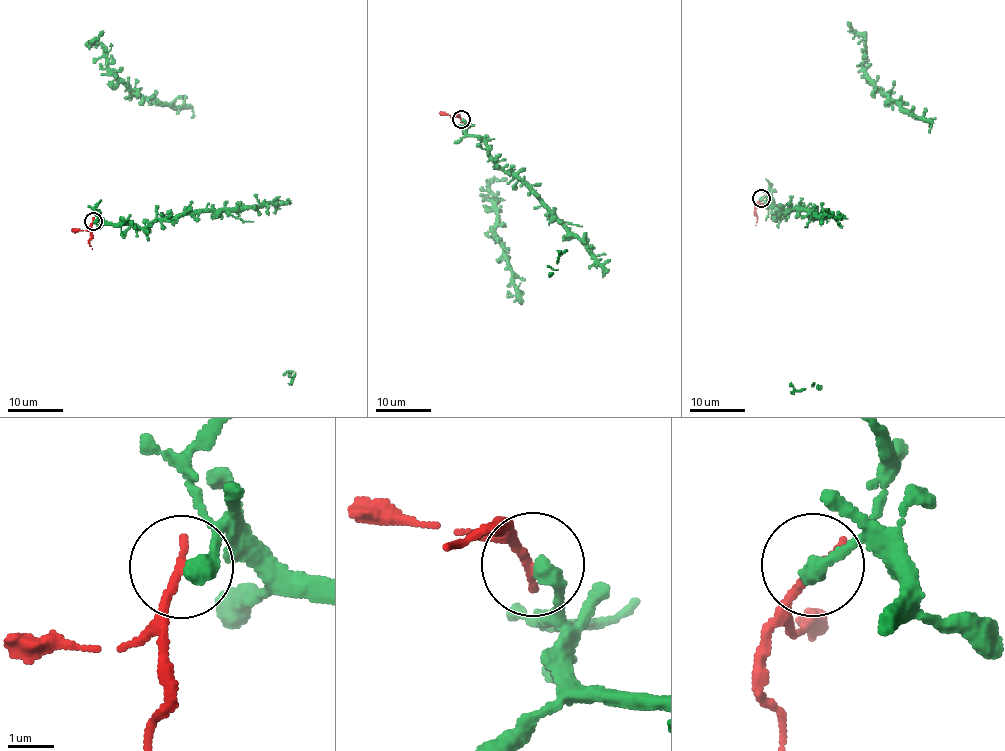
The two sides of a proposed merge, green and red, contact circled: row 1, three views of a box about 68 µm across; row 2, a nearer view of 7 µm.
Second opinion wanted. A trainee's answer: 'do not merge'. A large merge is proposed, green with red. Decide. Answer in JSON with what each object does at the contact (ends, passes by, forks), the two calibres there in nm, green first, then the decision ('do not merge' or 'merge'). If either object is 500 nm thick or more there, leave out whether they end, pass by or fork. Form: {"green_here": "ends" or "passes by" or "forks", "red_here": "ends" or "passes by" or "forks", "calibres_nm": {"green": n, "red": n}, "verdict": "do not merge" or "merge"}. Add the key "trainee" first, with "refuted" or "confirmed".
{"trainee": "confirmed", "green_here": "ends", "red_here": "ends", "calibres_nm": {"green": 400, "red": 200}, "verdict": "do not merge"}

